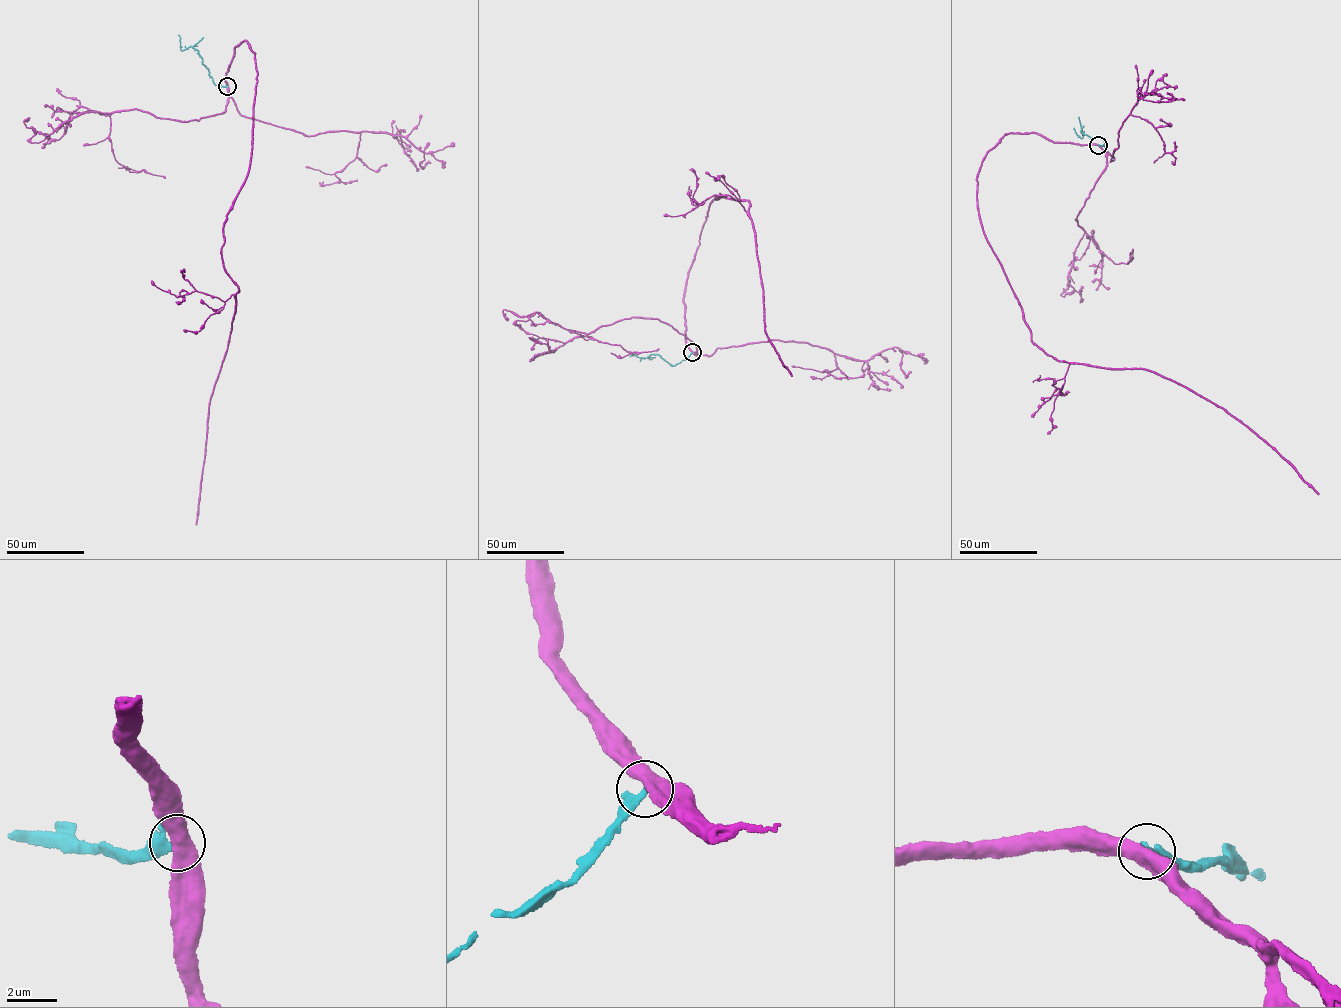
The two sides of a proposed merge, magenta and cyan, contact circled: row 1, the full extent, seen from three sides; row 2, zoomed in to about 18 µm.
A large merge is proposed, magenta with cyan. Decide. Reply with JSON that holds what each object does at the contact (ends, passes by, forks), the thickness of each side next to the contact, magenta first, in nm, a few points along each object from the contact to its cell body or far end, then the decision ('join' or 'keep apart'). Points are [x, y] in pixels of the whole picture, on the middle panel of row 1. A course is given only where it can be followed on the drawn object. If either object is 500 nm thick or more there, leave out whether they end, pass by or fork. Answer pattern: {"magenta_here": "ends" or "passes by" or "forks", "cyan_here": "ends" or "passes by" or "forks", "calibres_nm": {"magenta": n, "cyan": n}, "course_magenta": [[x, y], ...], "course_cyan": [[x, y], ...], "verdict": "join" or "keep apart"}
{"calibres_nm": {"magenta": 550, "cyan": 380}, "course_magenta": [[692, 352], [684, 291], [710, 203], [724, 196], [715, 199], [720, 193], [749, 203], [765, 332], [792, 375]], "course_cyan": [[692, 352], [672, 365], [654, 354], [645, 358], [629, 356]], "verdict": "keep apart"}

